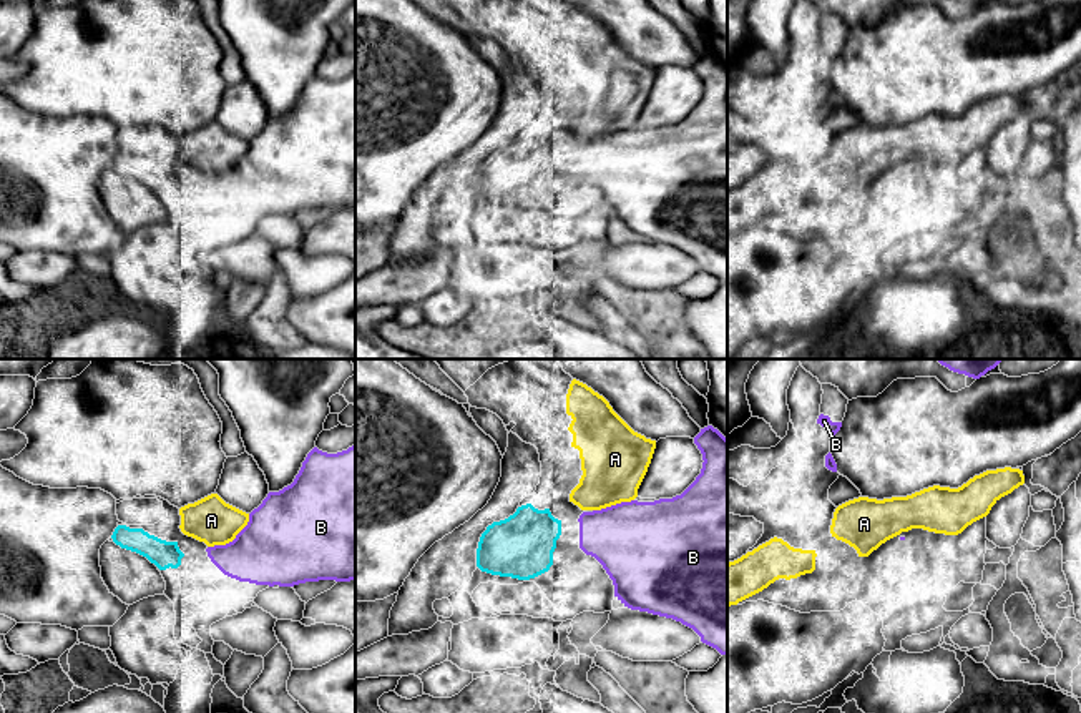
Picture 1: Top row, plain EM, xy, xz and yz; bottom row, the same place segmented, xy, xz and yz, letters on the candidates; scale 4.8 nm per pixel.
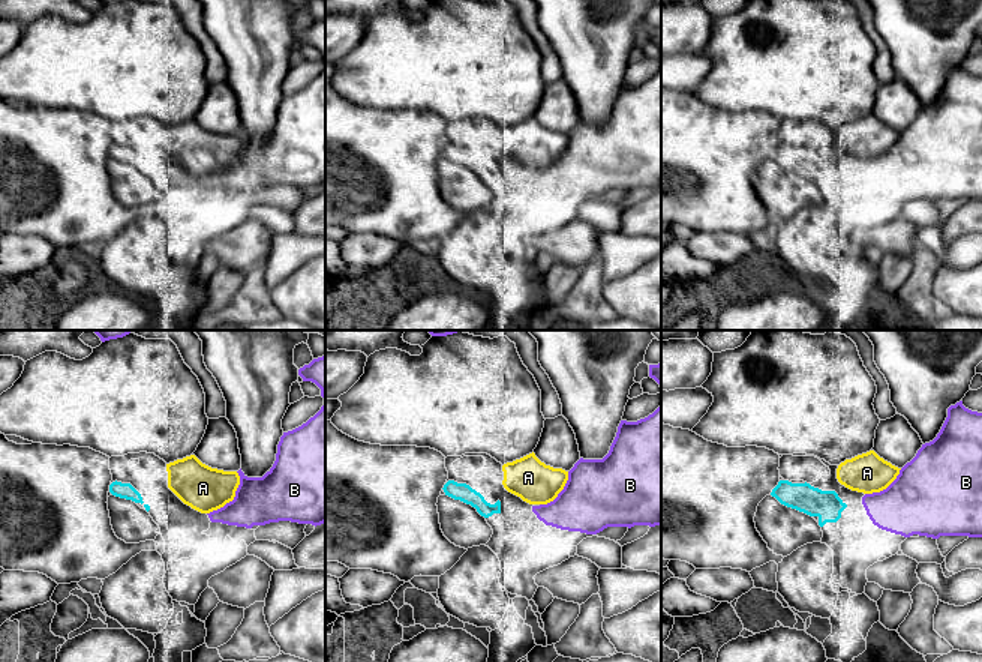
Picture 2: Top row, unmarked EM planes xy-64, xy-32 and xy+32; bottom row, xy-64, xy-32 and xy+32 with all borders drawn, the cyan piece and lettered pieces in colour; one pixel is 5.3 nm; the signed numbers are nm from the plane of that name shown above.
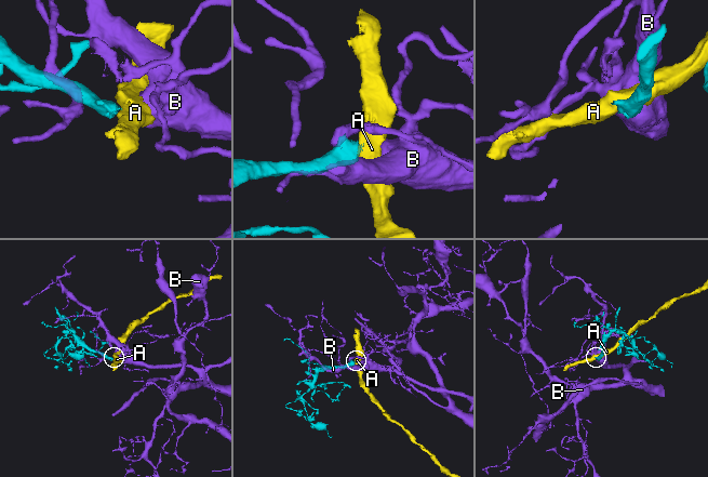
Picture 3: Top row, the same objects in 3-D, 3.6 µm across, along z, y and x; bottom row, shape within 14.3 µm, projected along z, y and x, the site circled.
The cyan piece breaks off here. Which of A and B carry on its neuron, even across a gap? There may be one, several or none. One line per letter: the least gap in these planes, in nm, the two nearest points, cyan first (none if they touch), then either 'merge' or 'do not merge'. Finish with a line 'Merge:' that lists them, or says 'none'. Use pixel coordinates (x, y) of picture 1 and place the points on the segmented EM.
A: 60 nm | xy (176, 542), (185, 534) | do not merge
B: 90 nm | xz (560, 521), (578, 521) | merge
Merge: B

